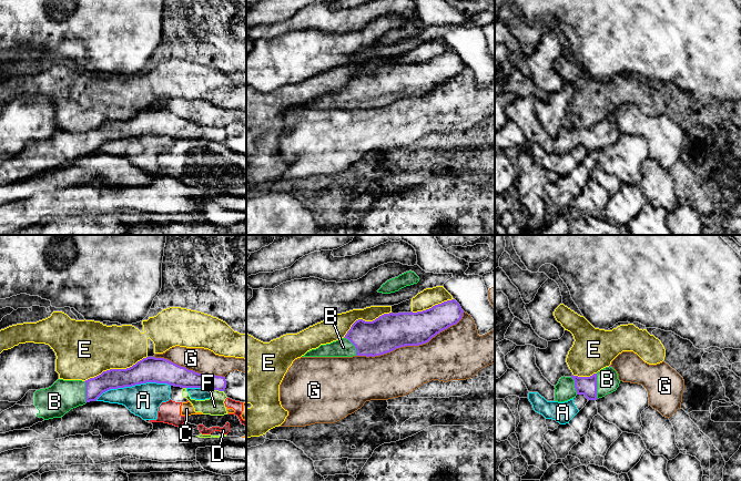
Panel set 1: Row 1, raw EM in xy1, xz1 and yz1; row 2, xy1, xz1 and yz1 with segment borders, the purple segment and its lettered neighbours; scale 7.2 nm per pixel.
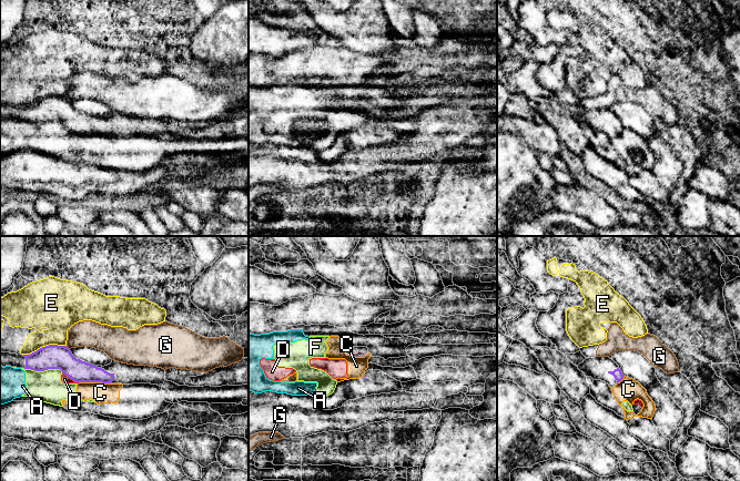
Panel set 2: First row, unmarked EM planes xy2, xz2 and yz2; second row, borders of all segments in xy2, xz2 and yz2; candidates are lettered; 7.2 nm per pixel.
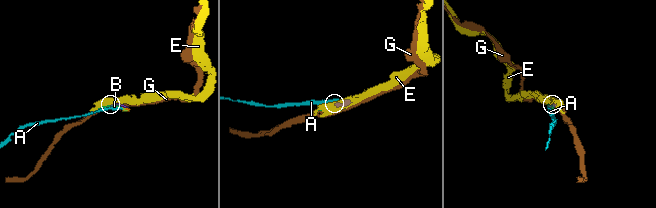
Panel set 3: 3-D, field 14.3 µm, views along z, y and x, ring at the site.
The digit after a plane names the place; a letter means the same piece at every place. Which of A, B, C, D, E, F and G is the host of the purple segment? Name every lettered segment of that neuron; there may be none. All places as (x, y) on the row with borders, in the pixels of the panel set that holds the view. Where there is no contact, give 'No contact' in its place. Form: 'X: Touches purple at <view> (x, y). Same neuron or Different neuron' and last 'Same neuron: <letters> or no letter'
A: Touches purple at xy1 (132, 385). Different neuron
B: Touches purple at yz1 (596, 386). Same neuron
C: Touches purple at xy2 (94, 381). Different neuron
D: Touches purple at xy2 (70, 378). Different neuron
E: Touches purple at xy1 (115, 369). Different neuron
F: Touches purple at xy2 (43, 370). Different neuron
G: Touches purple at xz1 (412, 345). Different neuron
Same neuron: B

